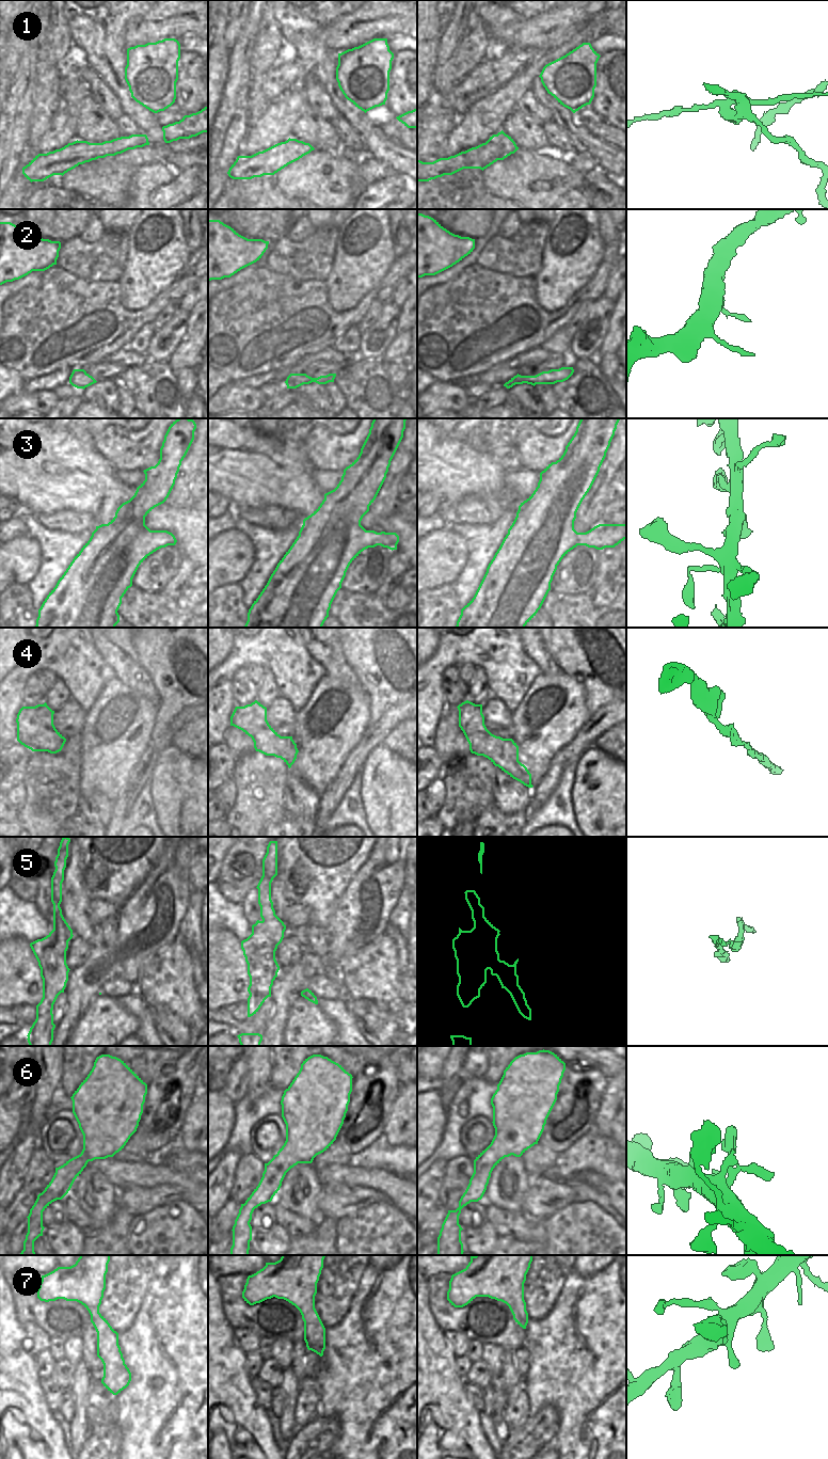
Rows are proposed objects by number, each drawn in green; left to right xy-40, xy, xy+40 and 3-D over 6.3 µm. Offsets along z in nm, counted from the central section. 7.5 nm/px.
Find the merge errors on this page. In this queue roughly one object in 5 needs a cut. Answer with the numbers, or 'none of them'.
1, 5

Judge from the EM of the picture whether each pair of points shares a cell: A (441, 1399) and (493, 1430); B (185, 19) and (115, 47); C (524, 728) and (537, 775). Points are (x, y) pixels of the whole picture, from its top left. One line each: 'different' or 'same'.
A: different
B: different
C: same

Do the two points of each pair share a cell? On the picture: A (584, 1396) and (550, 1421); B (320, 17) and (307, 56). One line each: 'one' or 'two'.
A: two
B: one

